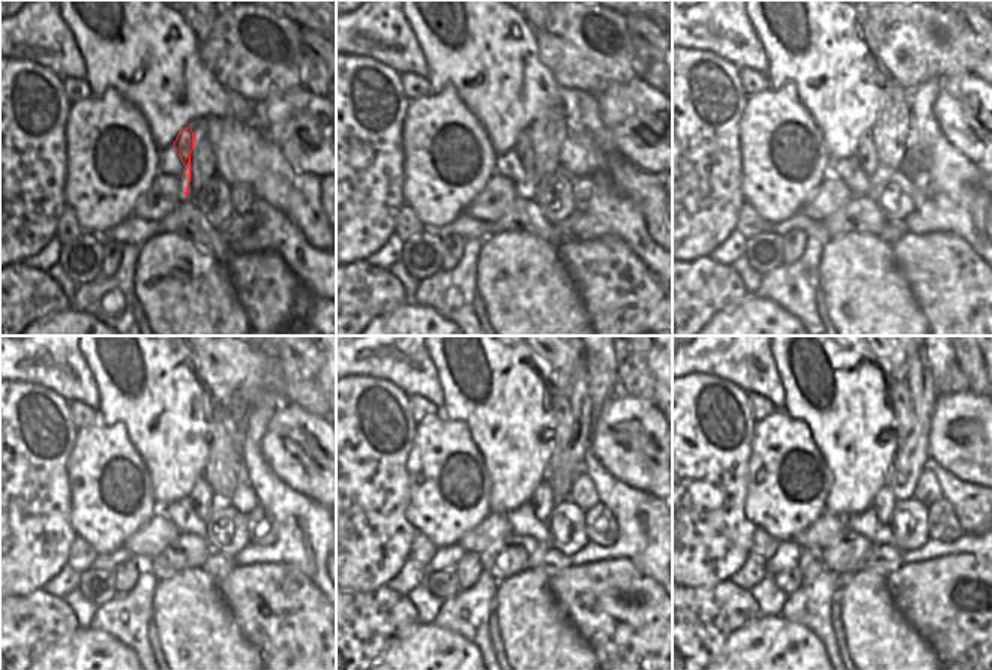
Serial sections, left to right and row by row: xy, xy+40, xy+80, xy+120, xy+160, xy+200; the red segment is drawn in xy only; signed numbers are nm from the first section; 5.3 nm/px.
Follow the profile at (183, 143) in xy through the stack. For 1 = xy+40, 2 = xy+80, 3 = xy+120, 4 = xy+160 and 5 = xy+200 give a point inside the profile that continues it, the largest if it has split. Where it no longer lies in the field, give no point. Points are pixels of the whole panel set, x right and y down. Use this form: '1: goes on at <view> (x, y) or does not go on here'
1: goes on at xy+40 (523, 149)
2: goes on at xy+80 (866, 156)
3: goes on at xy+120 (201, 496)
4: goes on at xy+160 (544, 499)
5: goes on at xy+200 (886, 499)

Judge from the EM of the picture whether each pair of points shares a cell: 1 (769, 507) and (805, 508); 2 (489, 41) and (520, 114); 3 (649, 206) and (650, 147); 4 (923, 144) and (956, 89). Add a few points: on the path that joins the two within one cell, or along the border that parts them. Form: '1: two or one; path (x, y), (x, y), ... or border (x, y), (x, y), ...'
1: one; path (778, 507), (796, 507)
2: one; path (491, 59), (499, 81), (506, 89), (506, 96)
3: two; border (620, 156), (656, 176)
4: two; border (940, 87), (934, 119), (956, 150)

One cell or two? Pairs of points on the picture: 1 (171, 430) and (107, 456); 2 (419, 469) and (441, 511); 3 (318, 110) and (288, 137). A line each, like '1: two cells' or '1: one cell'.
1: two cells
2: one cell
3: one cell

